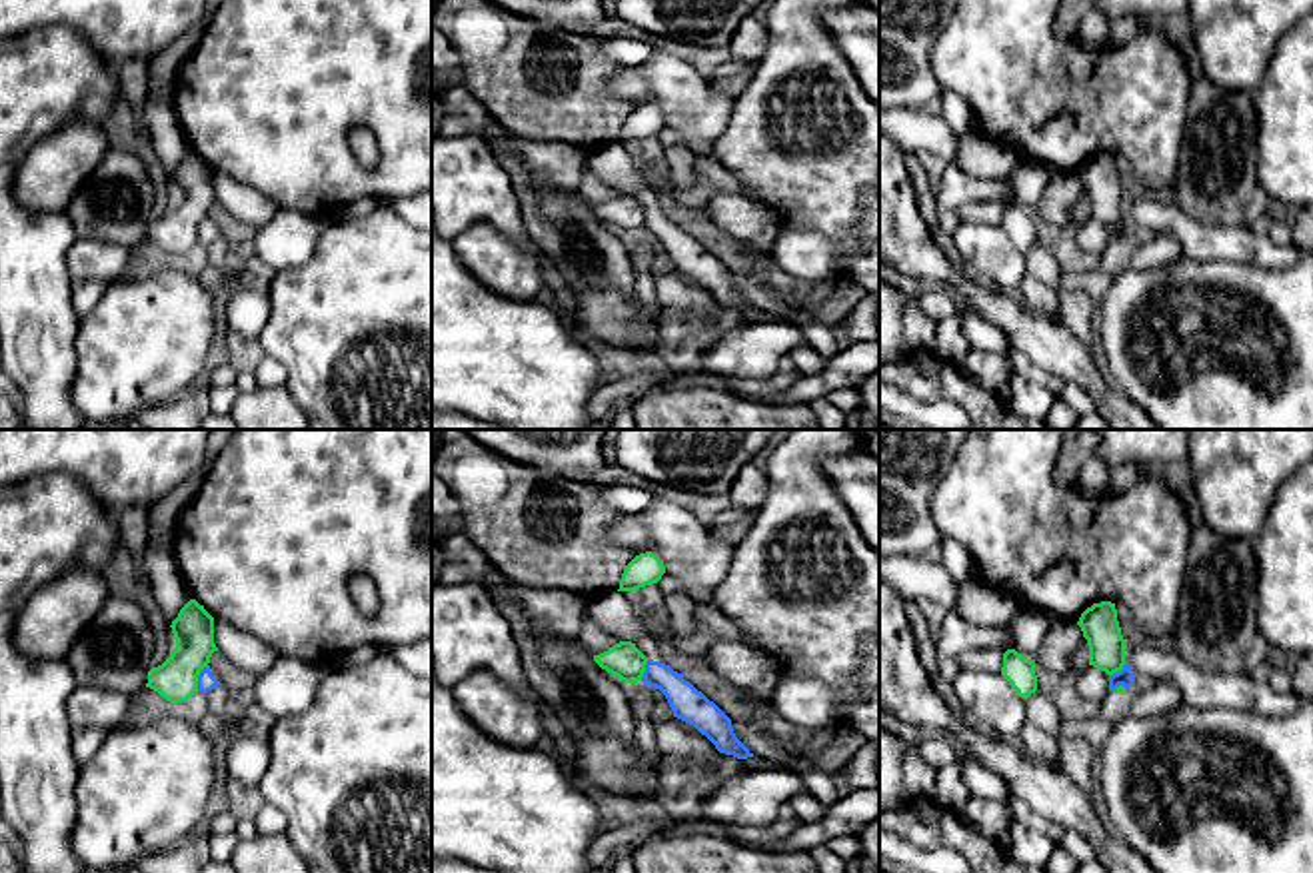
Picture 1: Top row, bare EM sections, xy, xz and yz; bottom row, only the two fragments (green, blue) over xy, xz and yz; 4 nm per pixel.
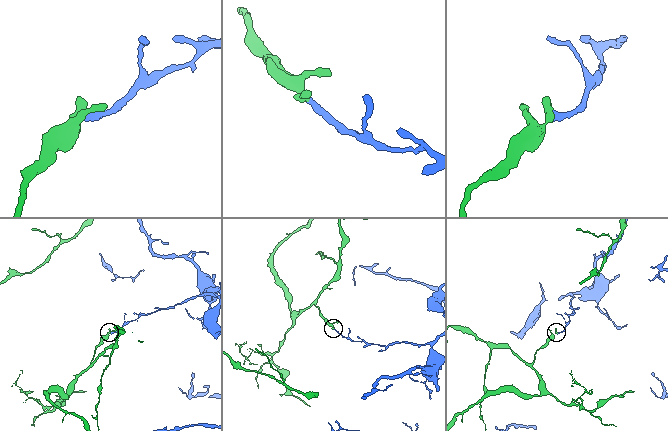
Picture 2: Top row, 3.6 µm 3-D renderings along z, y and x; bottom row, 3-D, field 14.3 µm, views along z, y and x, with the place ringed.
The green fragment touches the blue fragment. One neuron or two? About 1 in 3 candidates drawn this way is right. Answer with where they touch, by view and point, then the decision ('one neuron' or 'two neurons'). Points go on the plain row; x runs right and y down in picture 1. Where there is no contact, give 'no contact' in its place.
meets green in xy at (196, 230); two neurons

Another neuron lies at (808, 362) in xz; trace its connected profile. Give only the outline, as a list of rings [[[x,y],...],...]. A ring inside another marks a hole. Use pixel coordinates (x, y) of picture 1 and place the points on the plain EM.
[[[807,344],[795,346],[789,352],[797,372],[801,376],[817,376],[825,370],[827,360],[823,360],[813,348],[809,348]]]

